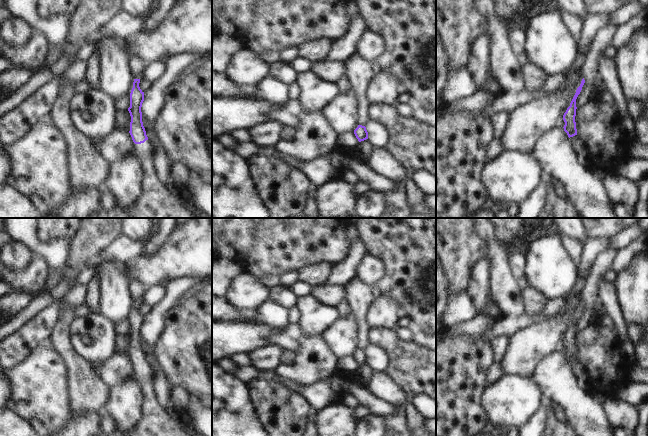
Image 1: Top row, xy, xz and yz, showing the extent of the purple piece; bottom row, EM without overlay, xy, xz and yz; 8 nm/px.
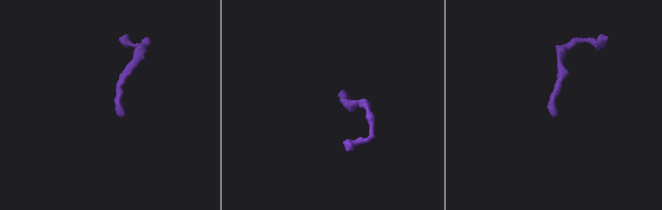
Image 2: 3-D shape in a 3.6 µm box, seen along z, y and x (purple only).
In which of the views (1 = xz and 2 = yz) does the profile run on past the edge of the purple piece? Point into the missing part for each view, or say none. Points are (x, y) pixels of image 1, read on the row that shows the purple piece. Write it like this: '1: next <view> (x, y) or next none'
1: next none
2: next none

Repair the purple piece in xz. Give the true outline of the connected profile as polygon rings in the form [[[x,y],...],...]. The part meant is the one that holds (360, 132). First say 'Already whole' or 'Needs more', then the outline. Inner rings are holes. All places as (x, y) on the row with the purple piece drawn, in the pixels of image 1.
Already whole. [[[358,125],[358,127],[354,130],[354,134],[359,142],[368,139],[368,132],[365,126]]]

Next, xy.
Needs more. [[[134,79],[128,111],[131,116],[129,133],[135,143],[135,151],[146,163],[143,194],[131,209],[101,208],[91,218],[201,218],[182,205],[156,173],[153,160],[154,145],[148,139],[142,122],[144,92],[140,89],[139,83],[140,79]]]

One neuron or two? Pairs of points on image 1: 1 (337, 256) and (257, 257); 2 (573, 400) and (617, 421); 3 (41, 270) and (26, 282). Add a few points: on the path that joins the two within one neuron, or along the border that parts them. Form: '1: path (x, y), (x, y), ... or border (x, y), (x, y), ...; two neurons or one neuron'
1: path (317, 253), (277, 253); one neuron
2: border (602, 404), (607, 422), (610, 425); two neurons
3: path (37, 274), (30, 281); one neuron

